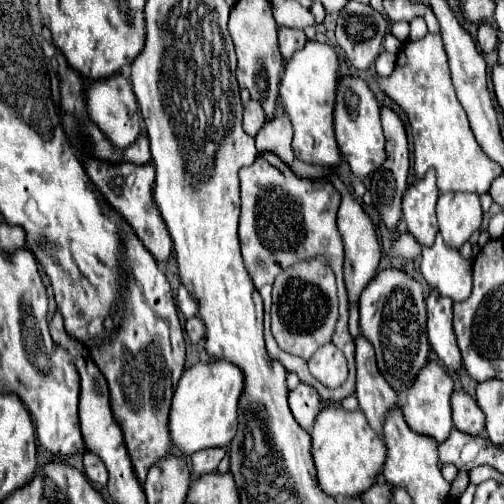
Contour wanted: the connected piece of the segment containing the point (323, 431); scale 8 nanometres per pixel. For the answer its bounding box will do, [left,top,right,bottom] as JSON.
[313,404,385,498]

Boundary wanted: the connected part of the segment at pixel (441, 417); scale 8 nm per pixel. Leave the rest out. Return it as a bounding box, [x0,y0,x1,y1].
[401,360,455,442]

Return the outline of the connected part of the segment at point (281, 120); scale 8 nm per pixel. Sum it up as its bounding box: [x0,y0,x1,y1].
[257,114,293,166]

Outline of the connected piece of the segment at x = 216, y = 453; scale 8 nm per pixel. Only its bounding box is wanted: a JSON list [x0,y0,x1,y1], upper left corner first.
[191,448,227,476]

